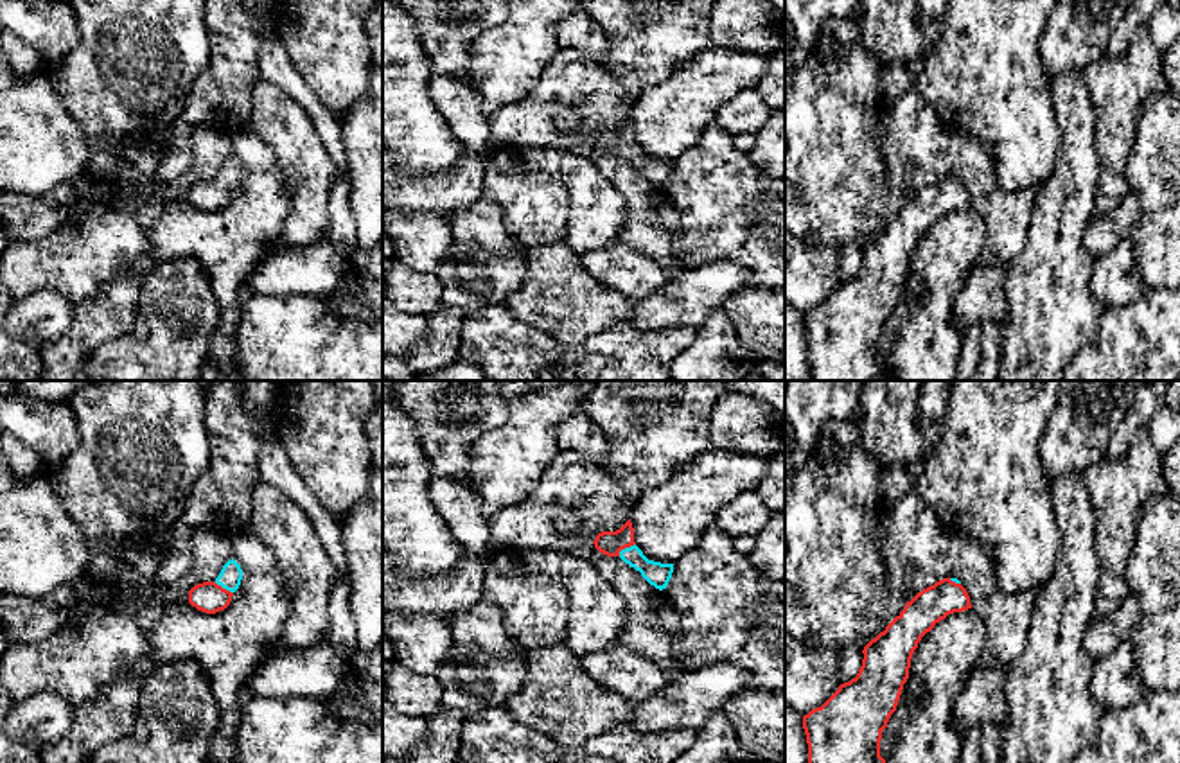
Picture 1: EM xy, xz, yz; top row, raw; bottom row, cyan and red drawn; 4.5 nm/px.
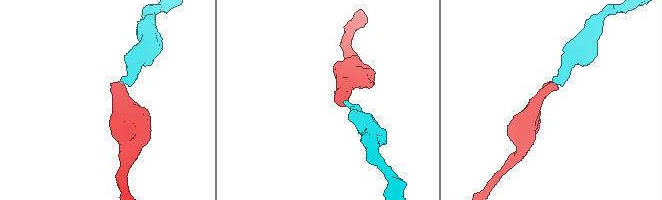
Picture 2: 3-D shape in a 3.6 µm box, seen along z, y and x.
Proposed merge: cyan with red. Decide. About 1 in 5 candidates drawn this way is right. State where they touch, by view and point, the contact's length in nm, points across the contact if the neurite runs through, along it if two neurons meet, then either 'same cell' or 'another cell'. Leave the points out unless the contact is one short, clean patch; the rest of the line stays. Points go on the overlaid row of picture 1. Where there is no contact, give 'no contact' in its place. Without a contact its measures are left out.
contact xz (625, 548); length 100 nm; way xz (656, 573), (625, 548), (609, 543); same cell

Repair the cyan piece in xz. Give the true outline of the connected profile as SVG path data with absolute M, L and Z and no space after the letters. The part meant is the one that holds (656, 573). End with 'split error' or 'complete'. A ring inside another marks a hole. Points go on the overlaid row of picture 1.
M630 519L616 531L602 531L594 539L594 548L607 557L620 557L625 564L641 573L641 576L656 589L666 589L674 564L648 560L634 542L634 528Z; split error

